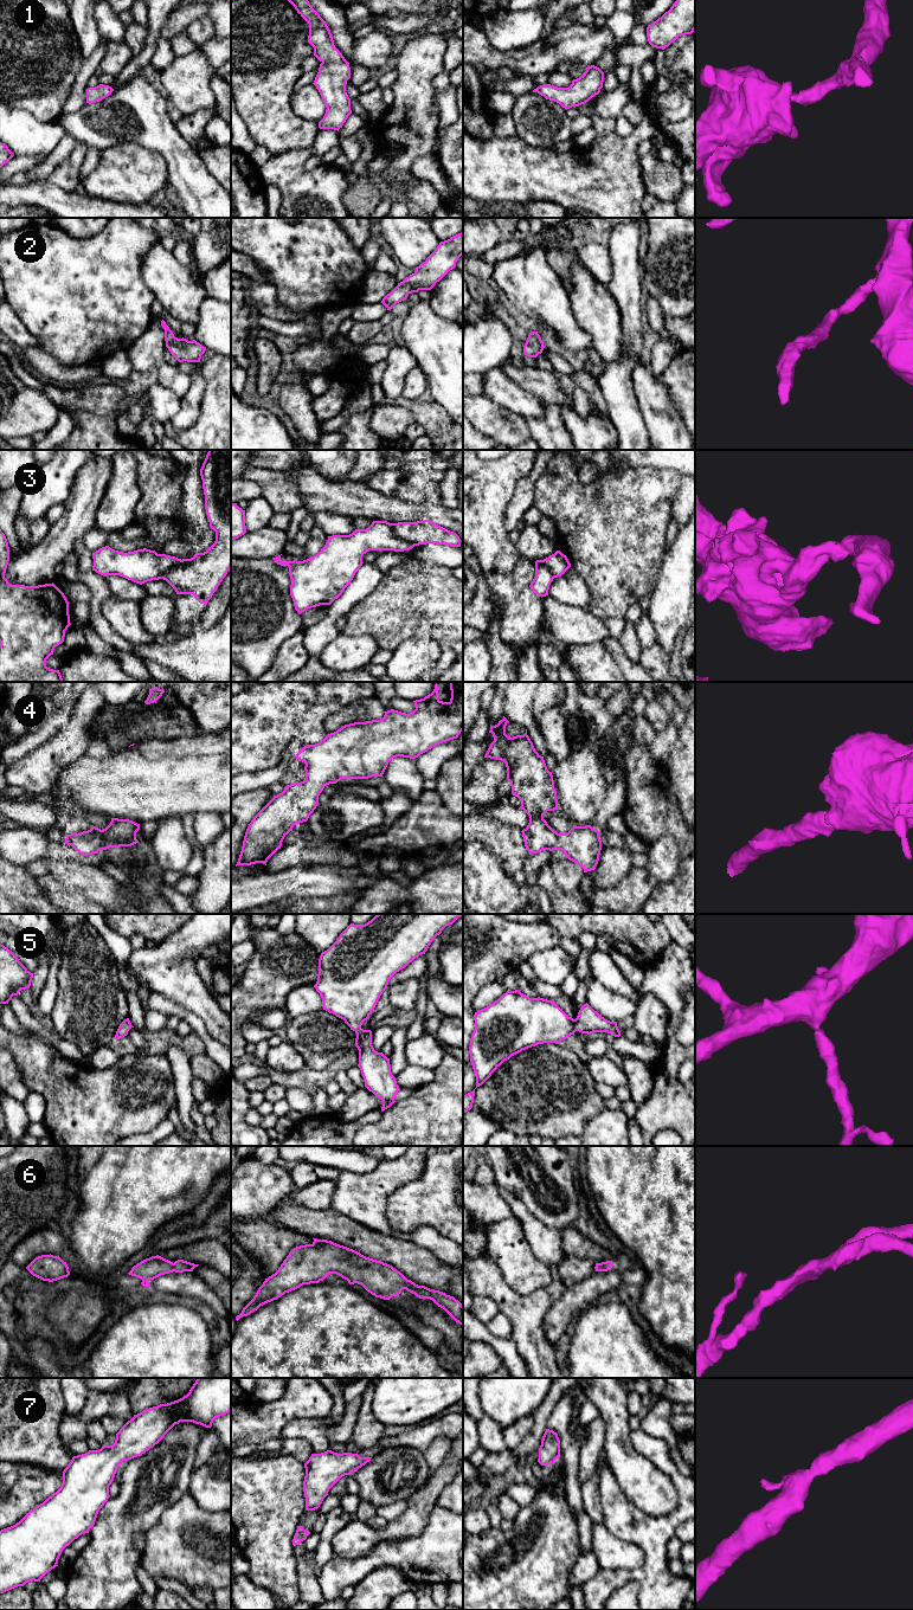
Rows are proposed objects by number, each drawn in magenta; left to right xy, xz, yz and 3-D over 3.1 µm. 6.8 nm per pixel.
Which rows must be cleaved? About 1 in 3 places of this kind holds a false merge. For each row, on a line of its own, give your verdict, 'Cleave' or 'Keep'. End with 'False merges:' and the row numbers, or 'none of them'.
1: Keep
2: Keep
3: Cleave
4: Keep
5: Keep
6: Keep
7: Keep
False merges: 3

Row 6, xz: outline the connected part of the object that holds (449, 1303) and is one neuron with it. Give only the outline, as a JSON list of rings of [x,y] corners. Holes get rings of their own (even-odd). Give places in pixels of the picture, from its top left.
[[[313,1239],[311,1244],[296,1247],[289,1252],[278,1270],[265,1279],[253,1299],[236,1316],[237,1321],[285,1293],[336,1274],[349,1284],[361,1284],[368,1293],[384,1300],[399,1295],[403,1289],[419,1299],[430,1299],[463,1326],[463,1305],[454,1296],[418,1286],[392,1266],[353,1249],[327,1239]]]

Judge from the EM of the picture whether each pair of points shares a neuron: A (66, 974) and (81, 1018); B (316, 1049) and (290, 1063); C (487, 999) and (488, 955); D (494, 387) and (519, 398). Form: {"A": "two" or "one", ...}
{"A": "one", "B": "two", "C": "two", "D": "one"}

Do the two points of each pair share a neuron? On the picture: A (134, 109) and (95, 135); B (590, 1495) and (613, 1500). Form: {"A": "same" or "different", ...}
{"A": "same", "B": "different"}

